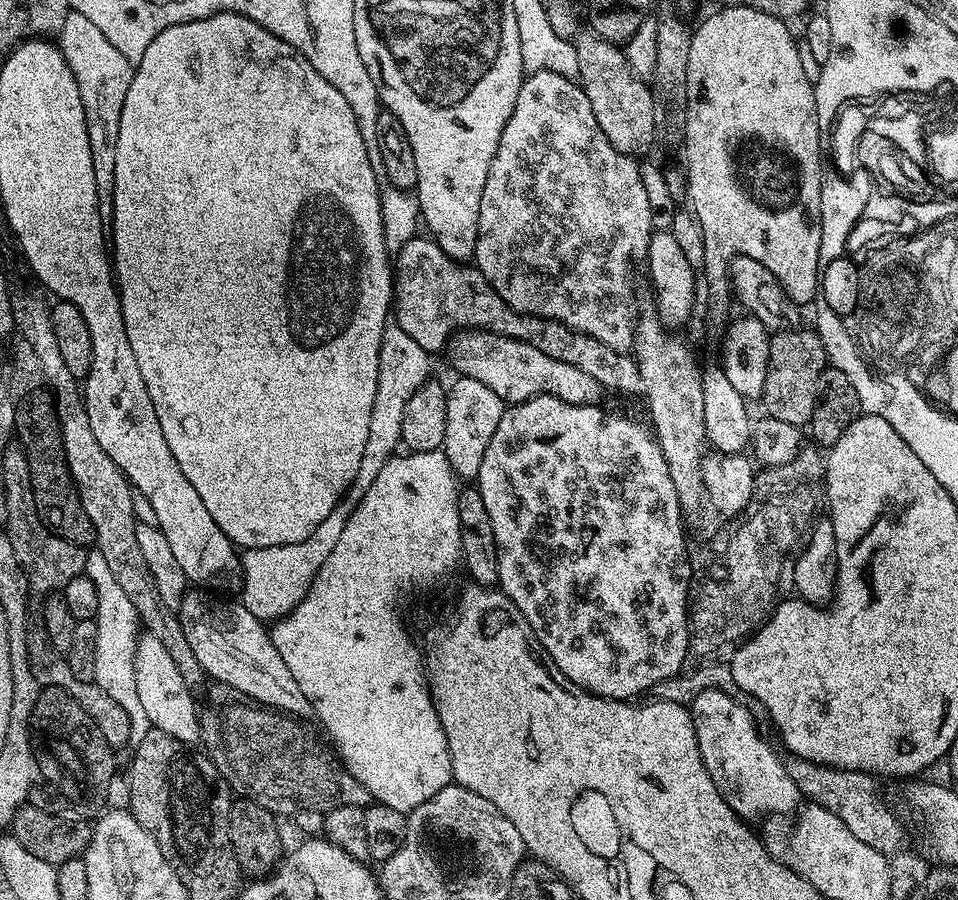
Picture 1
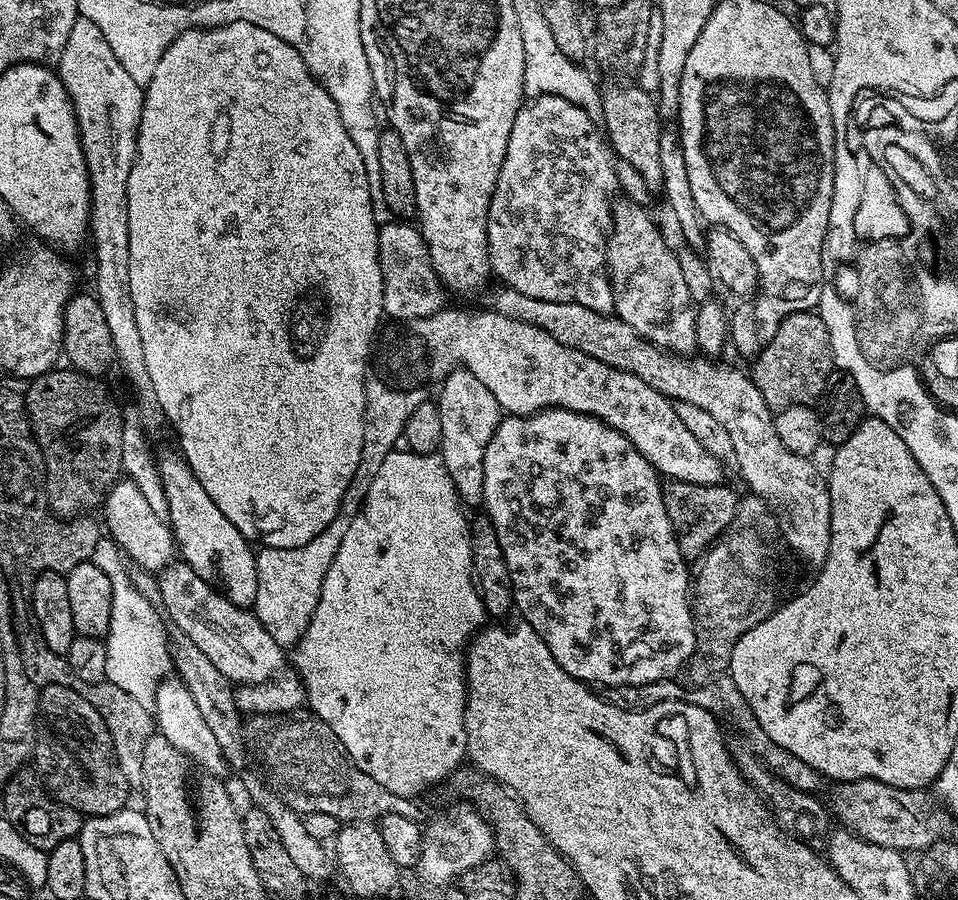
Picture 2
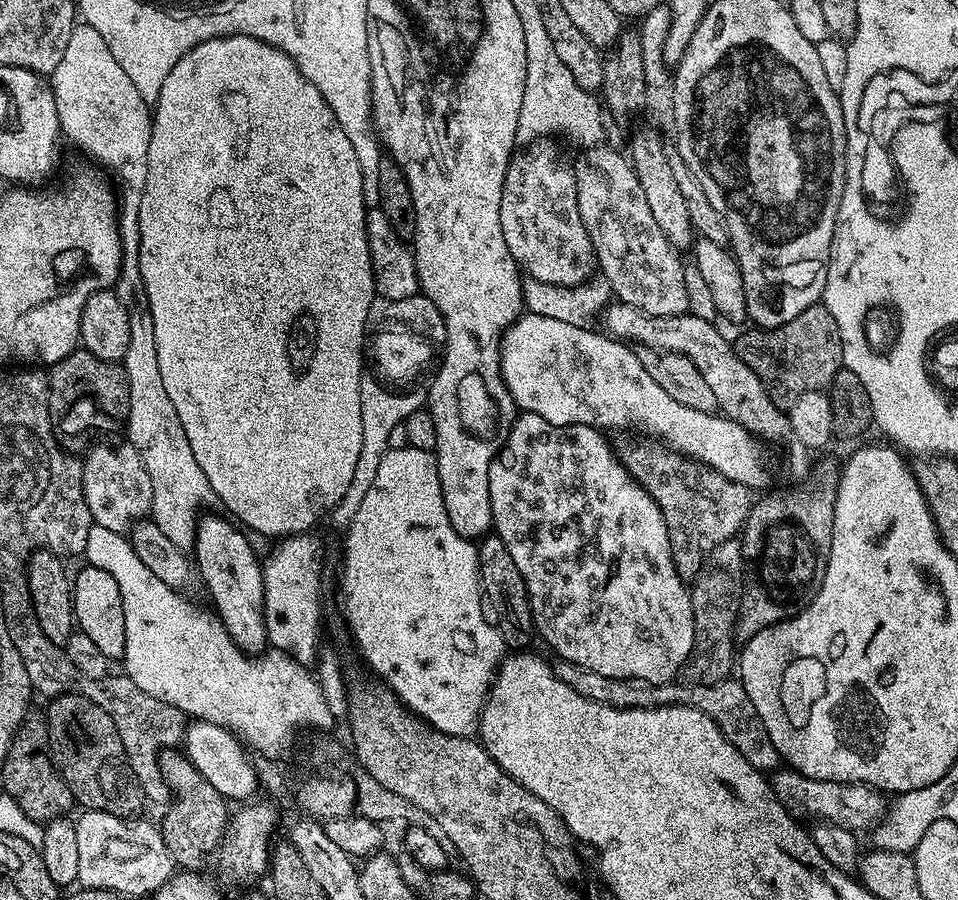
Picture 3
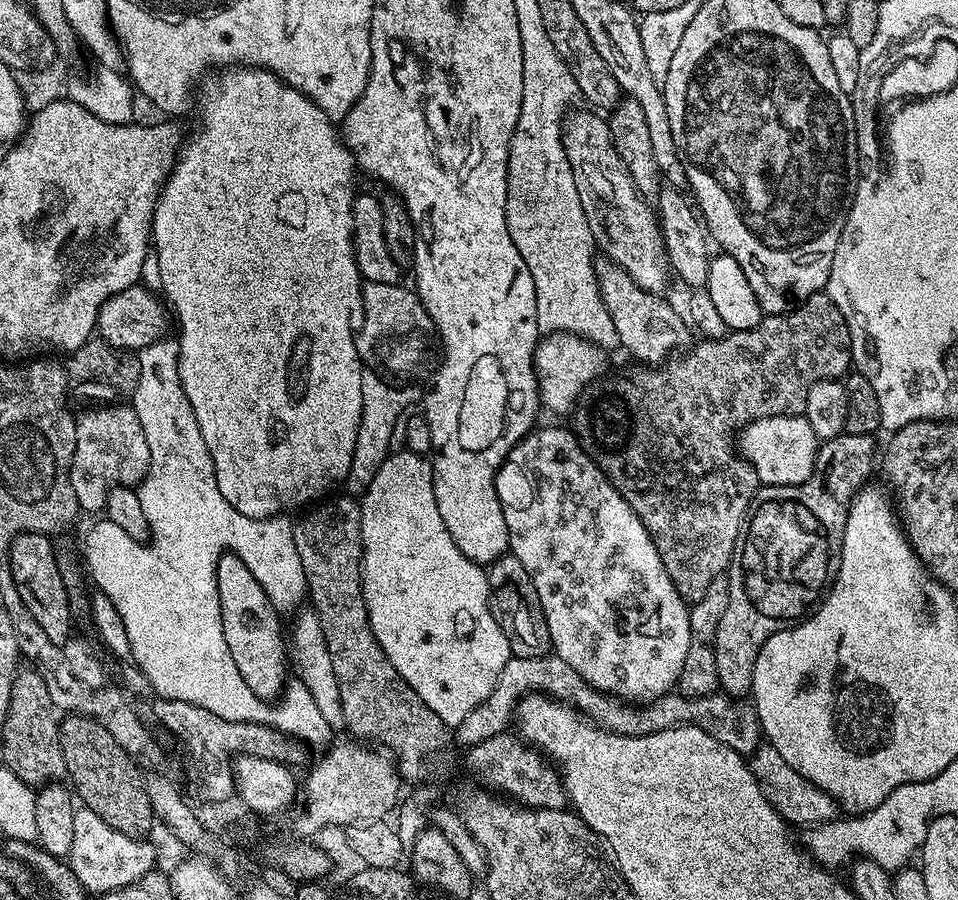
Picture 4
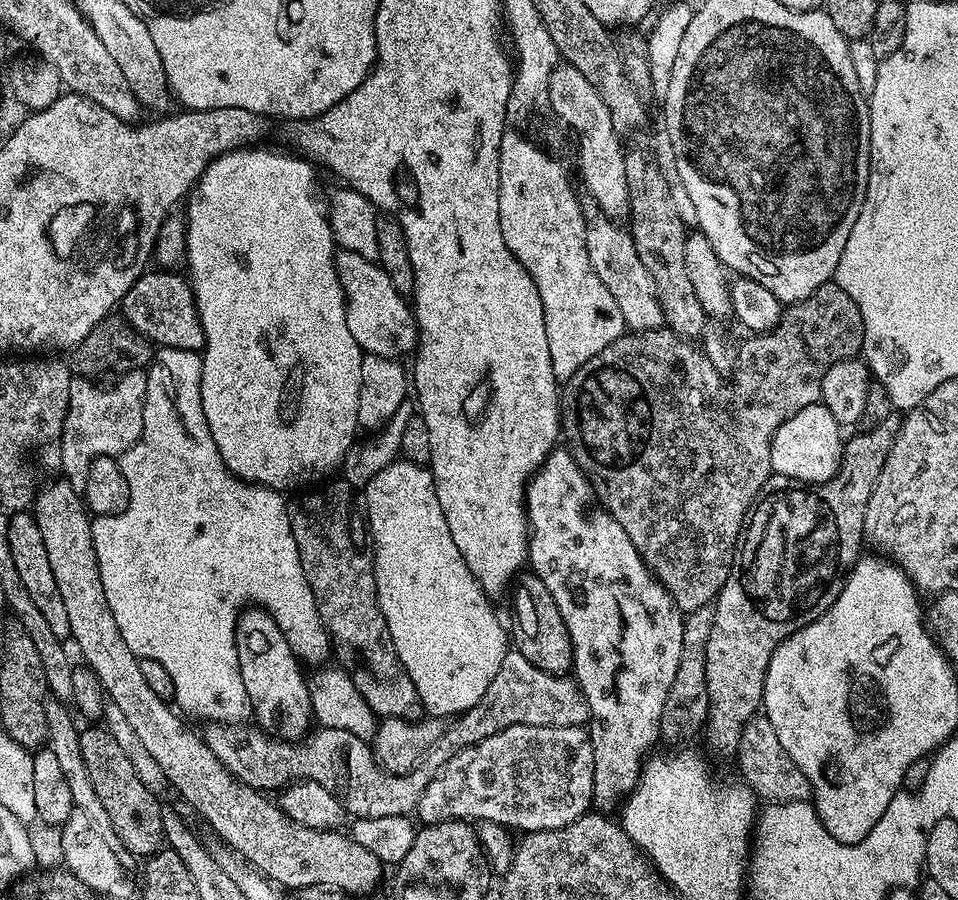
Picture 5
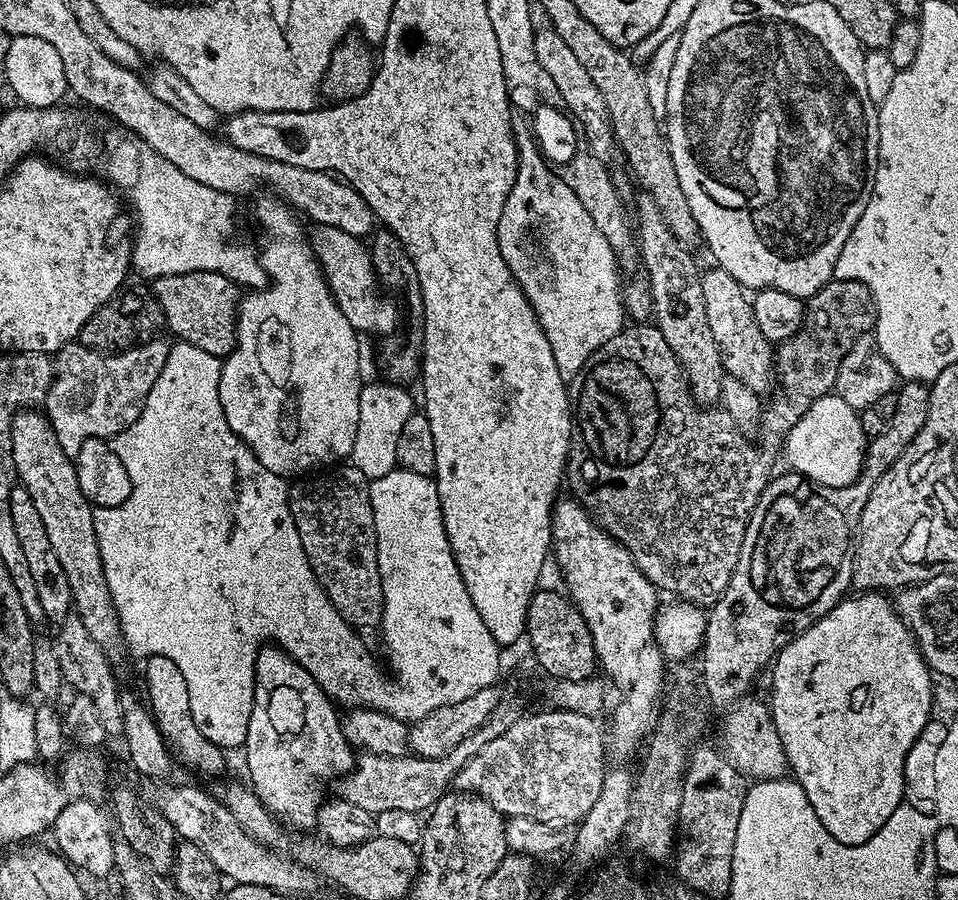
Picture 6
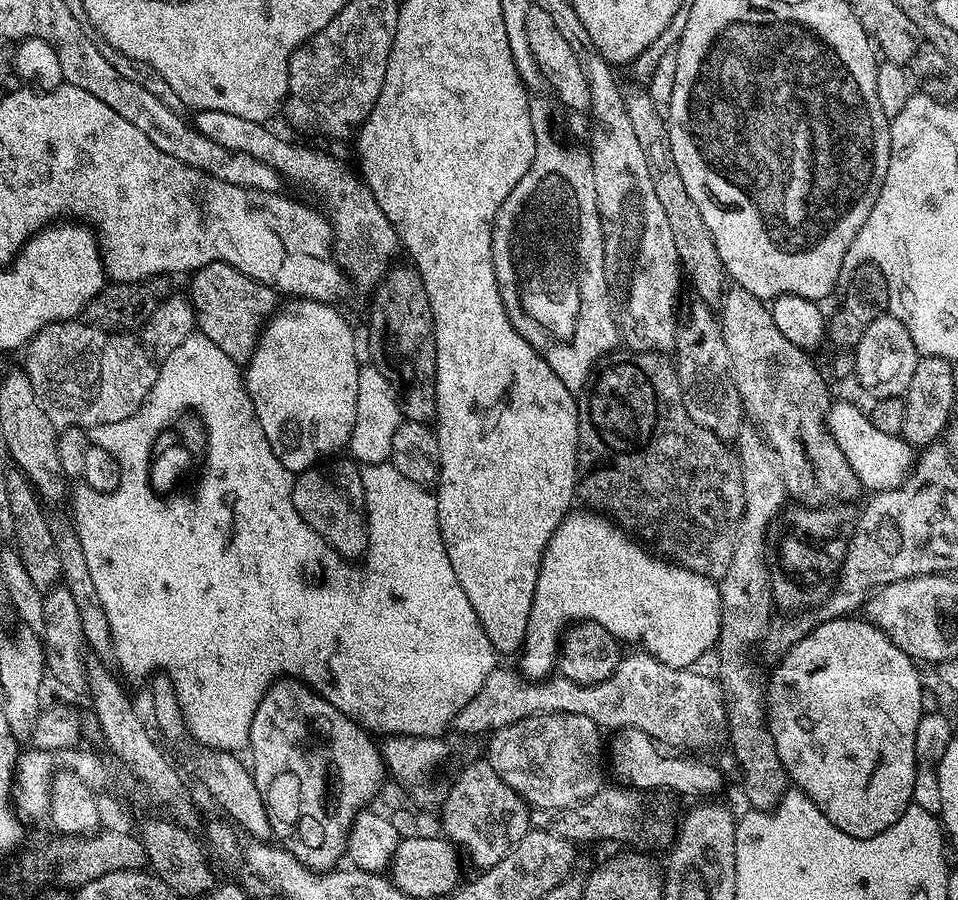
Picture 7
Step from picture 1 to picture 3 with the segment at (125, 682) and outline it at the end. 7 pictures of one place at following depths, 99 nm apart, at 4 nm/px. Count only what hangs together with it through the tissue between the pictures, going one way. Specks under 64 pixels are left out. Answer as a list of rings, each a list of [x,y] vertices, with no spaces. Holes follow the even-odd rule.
[[[97,524],[92,525],[90,530],[90,538],[86,540],[86,550],[82,553],[83,559],[89,565],[98,567],[101,570],[110,572],[111,577],[118,582],[118,587],[122,592],[122,605],[125,611],[126,618],[126,650],[122,659],[123,675],[129,676],[134,682],[134,686],[138,686],[138,690],[146,690],[146,694],[150,694],[150,698],[158,698],[162,702],[166,702],[170,706],[174,706],[180,712],[183,712],[185,717],[195,718],[196,720],[205,720],[210,716],[210,710],[224,700],[224,670],[222,670],[222,646],[230,643],[232,640],[230,634],[223,625],[220,625],[210,614],[204,614],[200,609],[195,608],[190,601],[187,600],[187,595],[181,594],[177,589],[166,586],[166,582],[162,582],[162,578],[156,578],[154,574],[150,574],[150,570],[146,570],[146,566],[142,562],[142,558],[138,558],[138,554],[132,549],[129,537],[123,532],[115,532],[114,530],[106,530]]]

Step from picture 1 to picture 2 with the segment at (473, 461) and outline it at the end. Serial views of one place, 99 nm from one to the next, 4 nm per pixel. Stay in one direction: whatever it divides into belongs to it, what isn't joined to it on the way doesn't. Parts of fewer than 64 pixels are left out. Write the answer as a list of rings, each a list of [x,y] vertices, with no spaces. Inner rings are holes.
[[[465,367],[443,377],[438,396],[439,392],[438,403],[442,414],[439,455],[444,457],[446,470],[450,470],[450,478],[461,501],[465,505],[479,505],[484,495],[484,451],[500,424],[502,410],[494,394],[490,394],[490,390],[486,390],[486,386],[482,386],[482,382],[478,382],[478,378],[474,378],[474,374]]]

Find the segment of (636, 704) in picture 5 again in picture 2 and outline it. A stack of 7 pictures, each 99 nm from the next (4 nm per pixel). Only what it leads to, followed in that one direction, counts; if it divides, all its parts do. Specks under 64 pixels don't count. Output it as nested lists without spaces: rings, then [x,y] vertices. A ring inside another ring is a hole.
[[[546,408],[530,416],[505,415],[494,430],[484,451],[483,511],[498,530],[498,542],[502,542],[502,554],[510,570],[512,598],[515,611],[524,615],[523,623],[532,628],[546,642],[550,654],[576,680],[589,686],[604,684],[605,689],[631,684],[658,682],[675,677],[676,671],[696,652],[696,631],[692,621],[690,599],[690,564],[680,552],[676,535],[666,510],[662,477],[654,465],[618,430],[604,424],[596,416],[571,412],[565,408]]]

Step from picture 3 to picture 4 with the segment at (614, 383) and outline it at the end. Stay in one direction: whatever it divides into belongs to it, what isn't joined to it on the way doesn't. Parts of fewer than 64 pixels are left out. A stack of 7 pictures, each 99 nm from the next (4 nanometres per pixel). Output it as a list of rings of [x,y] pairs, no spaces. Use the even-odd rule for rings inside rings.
[[[553,332],[545,335],[536,345],[534,369],[536,386],[540,392],[540,403],[552,412],[571,413],[576,401],[589,384],[601,379],[608,360],[605,349],[592,344],[580,336],[571,336],[568,332]],[[802,414],[799,416],[763,416],[761,420],[753,420],[751,424],[743,425],[740,434],[739,455],[752,465],[753,470],[758,474],[761,485],[790,486],[791,484],[801,484],[806,482],[813,472],[817,471],[818,441],[810,422]]]

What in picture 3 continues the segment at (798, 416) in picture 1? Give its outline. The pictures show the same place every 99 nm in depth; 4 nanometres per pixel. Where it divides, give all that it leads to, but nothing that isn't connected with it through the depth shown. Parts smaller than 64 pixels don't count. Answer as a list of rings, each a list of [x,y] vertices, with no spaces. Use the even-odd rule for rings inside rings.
[[[823,303],[811,304],[798,318],[790,318],[790,322],[777,328],[753,327],[751,331],[742,333],[740,341],[735,341],[736,353],[758,374],[779,408],[787,410],[802,394],[827,389],[843,365],[838,322],[834,322],[834,314]]]

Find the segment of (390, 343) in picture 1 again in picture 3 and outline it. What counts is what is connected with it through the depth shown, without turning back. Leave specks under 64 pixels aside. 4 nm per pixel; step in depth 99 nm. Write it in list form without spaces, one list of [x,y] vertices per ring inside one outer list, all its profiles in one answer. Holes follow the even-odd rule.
[[[360,380],[360,397],[362,398],[362,454],[358,454],[358,466],[354,466],[354,479],[350,481],[342,502],[334,509],[334,517],[336,516],[340,526],[347,525],[348,521],[358,513],[358,506],[362,506],[362,498],[366,498],[366,493],[374,482],[374,474],[378,471],[378,465],[382,463],[382,458],[390,450],[390,445],[393,443],[391,442],[392,435],[395,432],[397,435],[398,429],[403,425],[407,416],[421,411],[426,404],[420,392],[396,400],[396,396],[388,396],[388,392],[380,392],[380,388],[372,384],[372,380]],[[289,536],[279,541],[280,546],[273,552],[272,557],[263,563],[264,570],[264,625],[266,626],[266,634],[268,635],[269,645],[273,649],[288,653],[289,656],[298,660],[306,667],[311,667],[318,658],[320,650],[317,647],[320,644],[320,571],[323,570],[324,552],[320,548],[316,548],[316,544],[312,538],[301,538],[300,536]]]

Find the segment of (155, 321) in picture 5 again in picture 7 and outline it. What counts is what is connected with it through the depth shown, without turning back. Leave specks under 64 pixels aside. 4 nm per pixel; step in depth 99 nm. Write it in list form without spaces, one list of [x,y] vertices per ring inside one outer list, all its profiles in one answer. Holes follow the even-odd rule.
[[[210,262],[191,273],[190,299],[196,312],[199,335],[210,338],[222,354],[237,362],[246,362],[260,343],[260,333],[277,311],[278,293],[270,286],[242,274],[226,262]]]

